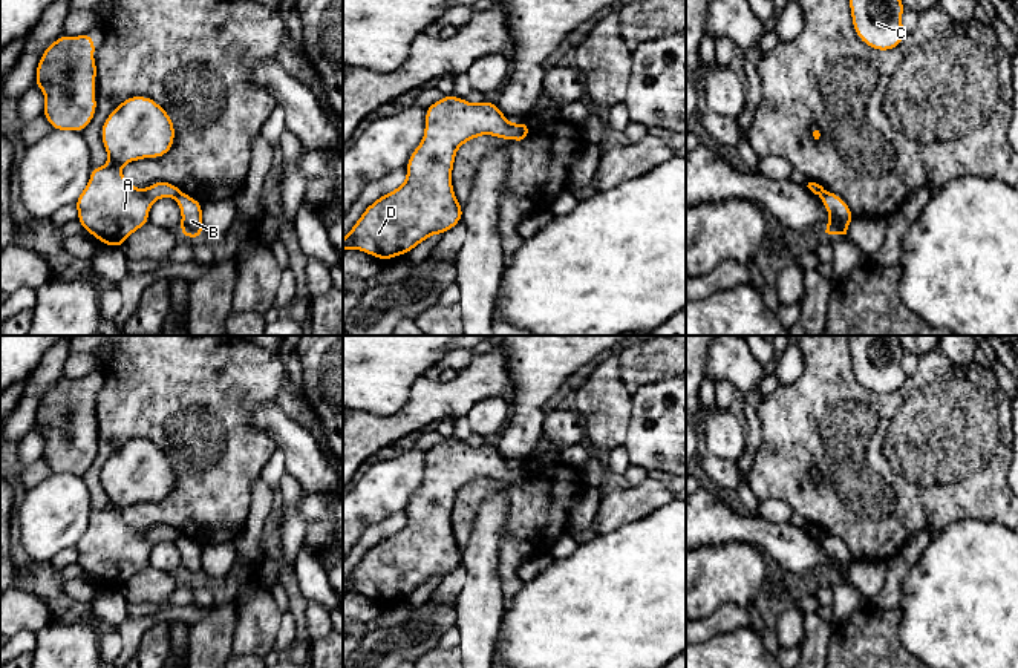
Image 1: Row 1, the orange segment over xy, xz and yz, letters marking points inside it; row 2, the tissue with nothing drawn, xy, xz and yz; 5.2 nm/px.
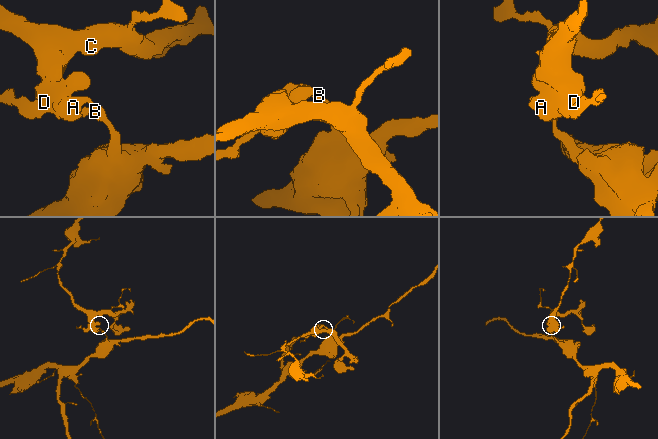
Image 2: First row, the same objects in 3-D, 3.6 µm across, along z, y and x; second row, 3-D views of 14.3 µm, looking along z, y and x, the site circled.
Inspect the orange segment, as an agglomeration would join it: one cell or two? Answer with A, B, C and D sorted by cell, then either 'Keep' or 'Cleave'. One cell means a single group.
Groups: A C D / B. Cleave

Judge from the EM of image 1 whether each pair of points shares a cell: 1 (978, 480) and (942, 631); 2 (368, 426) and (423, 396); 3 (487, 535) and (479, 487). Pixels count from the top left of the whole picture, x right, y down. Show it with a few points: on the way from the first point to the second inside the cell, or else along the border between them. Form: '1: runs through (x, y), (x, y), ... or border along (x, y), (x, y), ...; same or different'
1: border along (1001, 524), (963, 518), (949, 523), (937, 535); different
2: runs through (383, 426), (398, 425), (412, 411); same
3: border along (501, 483), (501, 489), (479, 506), (470, 535); different

